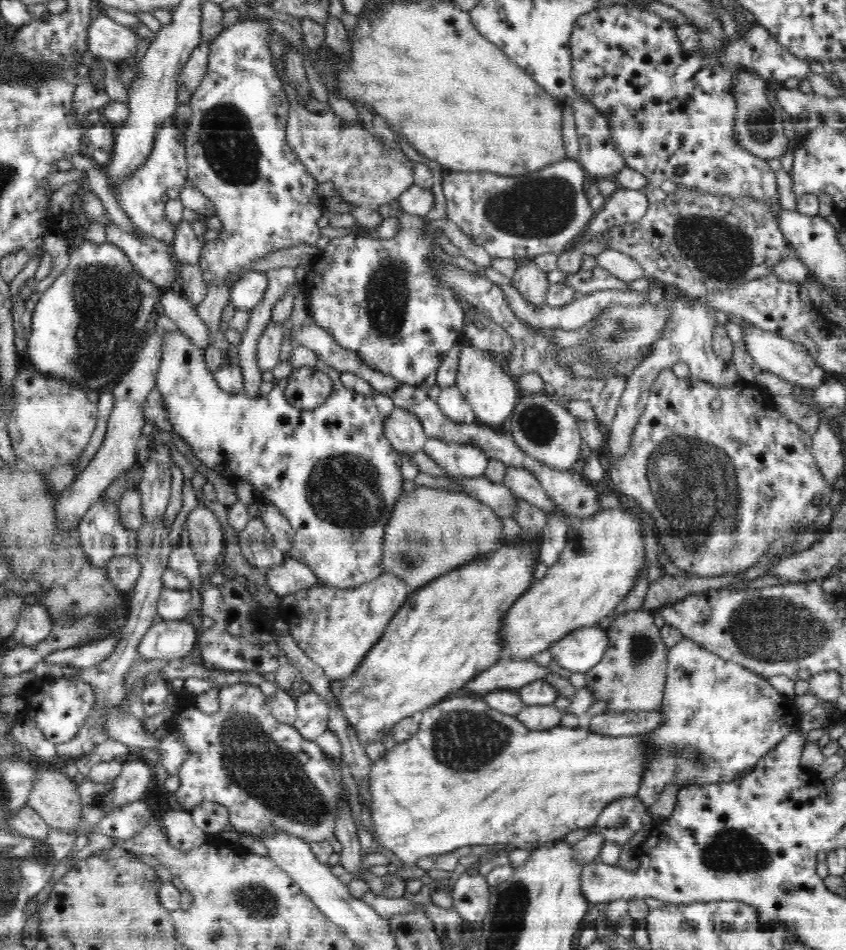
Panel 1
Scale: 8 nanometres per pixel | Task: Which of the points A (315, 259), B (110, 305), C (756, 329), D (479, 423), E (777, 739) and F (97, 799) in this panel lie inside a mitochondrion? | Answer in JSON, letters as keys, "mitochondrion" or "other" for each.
{"A":"other","B":"mitochondrion","C":"other","D":"other","E":"other","F":"mitochondrion"}

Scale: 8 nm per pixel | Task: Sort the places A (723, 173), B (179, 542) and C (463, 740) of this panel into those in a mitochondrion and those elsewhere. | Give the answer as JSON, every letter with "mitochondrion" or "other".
{"A":"mitochondrion","B":"other","C":"mitochondrion"}

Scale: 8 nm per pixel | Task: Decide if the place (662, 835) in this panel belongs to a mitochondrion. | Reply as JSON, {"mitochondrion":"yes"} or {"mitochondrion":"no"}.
{"mitochondrion":"no"}

